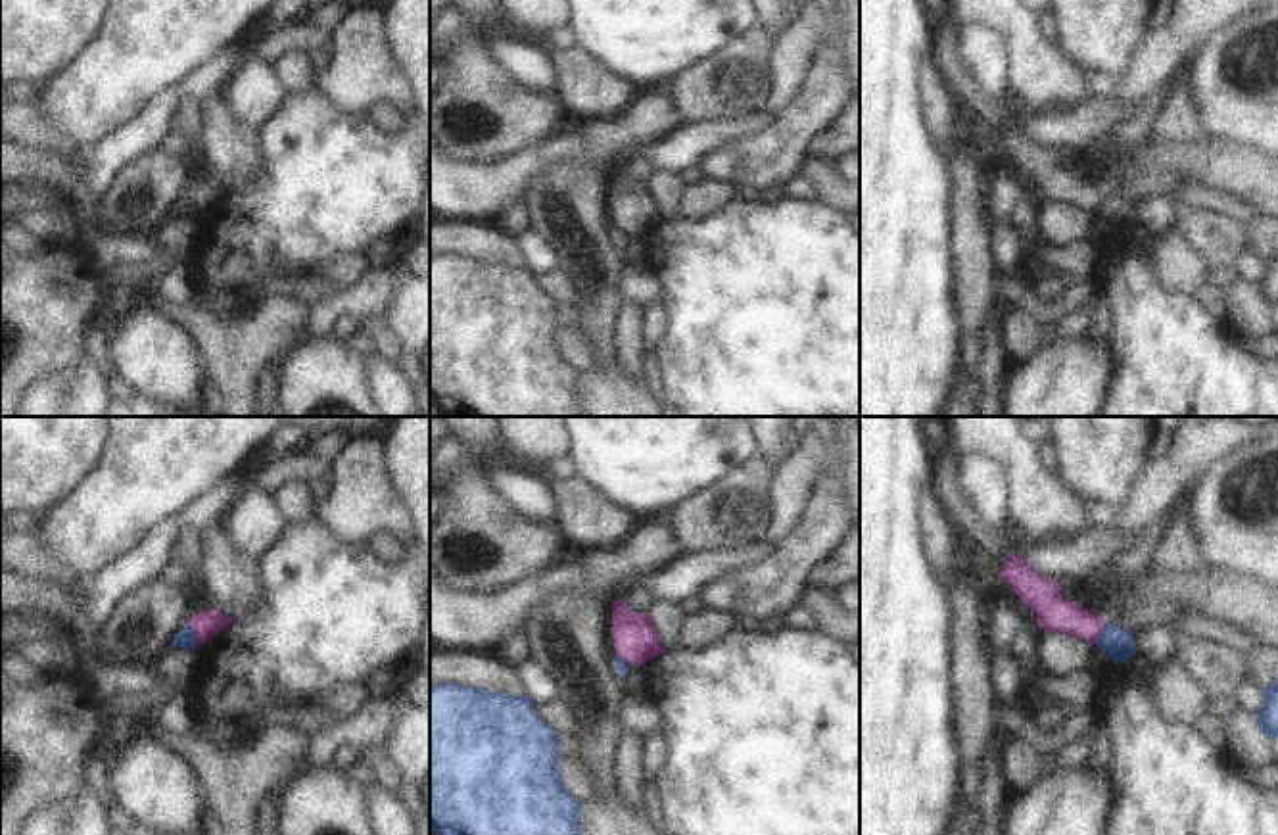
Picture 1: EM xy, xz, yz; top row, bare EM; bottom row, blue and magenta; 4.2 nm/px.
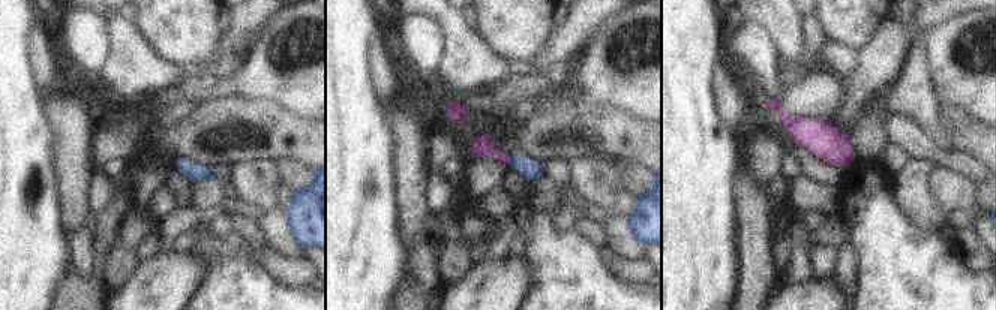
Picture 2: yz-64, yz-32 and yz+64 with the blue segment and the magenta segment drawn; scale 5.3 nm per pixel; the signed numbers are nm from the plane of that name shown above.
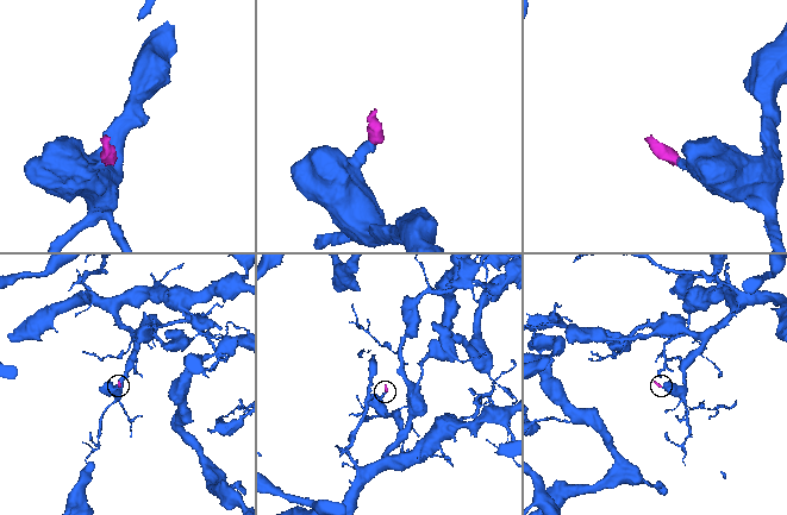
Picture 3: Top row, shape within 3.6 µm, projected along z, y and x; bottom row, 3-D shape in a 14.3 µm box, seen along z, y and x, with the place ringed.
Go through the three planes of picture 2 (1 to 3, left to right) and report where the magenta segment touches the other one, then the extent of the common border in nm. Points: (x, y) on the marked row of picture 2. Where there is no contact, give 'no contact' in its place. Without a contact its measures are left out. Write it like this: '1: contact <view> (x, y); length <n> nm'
1: no contact
2: contact yz-32 (510, 160); length 40 nm
3: no contact

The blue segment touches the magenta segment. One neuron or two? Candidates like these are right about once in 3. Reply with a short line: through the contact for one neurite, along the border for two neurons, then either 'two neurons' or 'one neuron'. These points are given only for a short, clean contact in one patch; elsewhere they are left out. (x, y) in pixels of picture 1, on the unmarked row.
line yz (1106, 192), (1096, 215); two neurons

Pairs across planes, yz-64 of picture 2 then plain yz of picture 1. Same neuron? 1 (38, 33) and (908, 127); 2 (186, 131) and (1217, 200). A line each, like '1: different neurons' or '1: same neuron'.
1: different neurons
2: different neurons

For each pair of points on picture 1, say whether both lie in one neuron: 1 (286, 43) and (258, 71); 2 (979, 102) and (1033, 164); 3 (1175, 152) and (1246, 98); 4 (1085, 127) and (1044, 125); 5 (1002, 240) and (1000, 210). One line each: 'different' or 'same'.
1: different
2: same
3: different
4: same
5: different

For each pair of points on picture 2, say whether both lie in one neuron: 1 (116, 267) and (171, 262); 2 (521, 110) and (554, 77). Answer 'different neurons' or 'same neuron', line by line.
1: different neurons
2: same neuron

